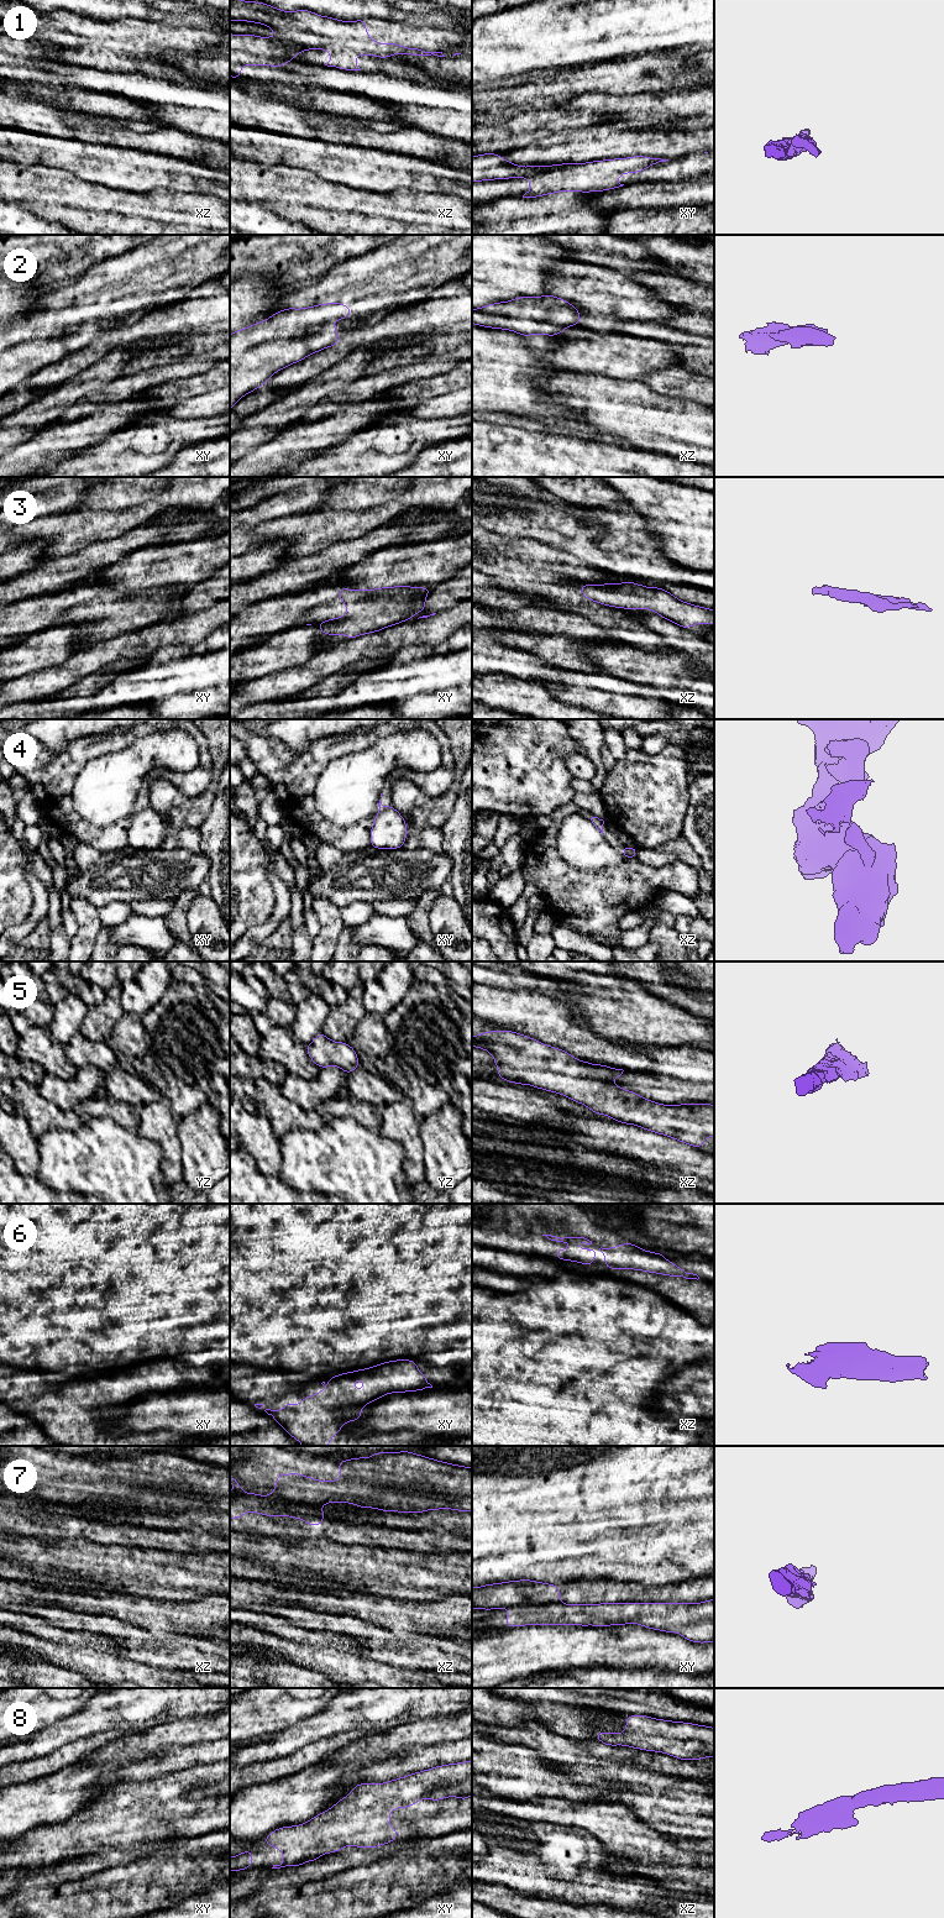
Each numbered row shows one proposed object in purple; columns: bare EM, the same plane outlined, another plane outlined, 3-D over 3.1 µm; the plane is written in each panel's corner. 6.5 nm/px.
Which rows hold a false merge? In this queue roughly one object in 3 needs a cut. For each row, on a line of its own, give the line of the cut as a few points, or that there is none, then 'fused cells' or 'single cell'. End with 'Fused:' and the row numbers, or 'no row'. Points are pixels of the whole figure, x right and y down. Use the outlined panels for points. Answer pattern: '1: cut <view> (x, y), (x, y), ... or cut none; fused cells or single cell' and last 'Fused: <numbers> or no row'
1: cut xz (273, 37), (292, 42), (303, 51); fused cells
2: cut none; single cell
3: cut none; single cell
4: cut xy (391, 806), (381, 811); fused cells
5: cut none; single cell
6: cut none; single cell
7: cut xy (559, 1602), (515, 1604), (508, 1608); fused cells
8: cut none; single cell
Fused: 1, 4, 7

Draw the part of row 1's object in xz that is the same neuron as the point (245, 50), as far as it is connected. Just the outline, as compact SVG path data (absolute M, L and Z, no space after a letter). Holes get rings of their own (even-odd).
M230 33L230 77L240 79L242 65L272 65L280 68L294 62L301 51L298 46L274 37Z

